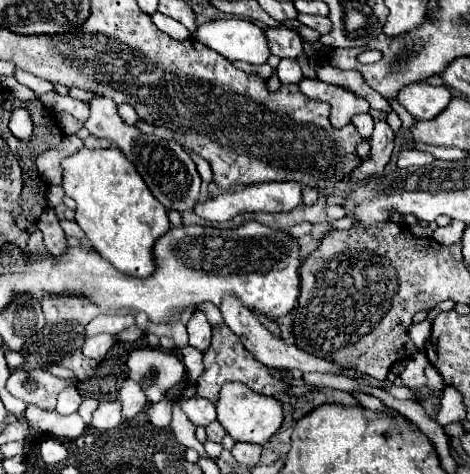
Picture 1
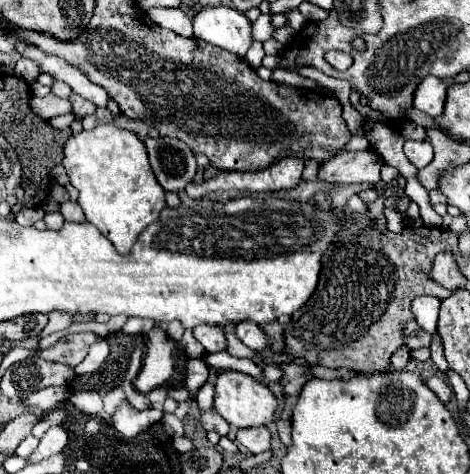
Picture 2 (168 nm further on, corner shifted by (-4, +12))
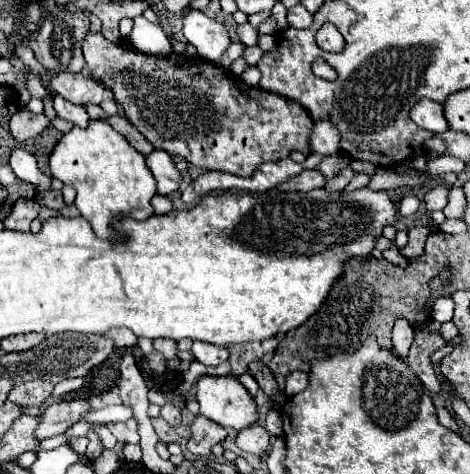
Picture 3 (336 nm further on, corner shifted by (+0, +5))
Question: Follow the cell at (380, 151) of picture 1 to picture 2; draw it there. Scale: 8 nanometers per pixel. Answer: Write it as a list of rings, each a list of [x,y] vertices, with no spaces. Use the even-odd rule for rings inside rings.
[[[365,150],[361,154],[341,152],[341,154],[335,154],[331,160],[325,160],[319,164],[317,178],[323,182],[337,182],[337,184],[355,184],[355,182],[377,184],[377,182],[381,182],[381,168],[383,166],[385,166],[385,162],[373,150]]]

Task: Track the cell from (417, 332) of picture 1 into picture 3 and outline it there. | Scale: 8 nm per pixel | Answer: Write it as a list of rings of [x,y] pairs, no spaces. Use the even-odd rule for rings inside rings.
[[[439,297],[437,303],[433,305],[433,313],[431,317],[439,323],[445,323],[445,321],[451,321],[453,317],[453,301],[449,297]]]

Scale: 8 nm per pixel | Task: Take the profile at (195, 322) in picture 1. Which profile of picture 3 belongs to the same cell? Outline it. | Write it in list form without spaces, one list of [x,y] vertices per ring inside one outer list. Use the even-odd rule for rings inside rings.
[[[193,341],[193,355],[197,361],[201,361],[203,365],[219,365],[229,357],[229,351],[223,347],[213,347],[209,343],[197,343]]]

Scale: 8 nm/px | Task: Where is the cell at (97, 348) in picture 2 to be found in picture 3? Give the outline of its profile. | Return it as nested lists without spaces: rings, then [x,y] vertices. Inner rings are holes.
[[[77,377],[77,379],[69,379],[69,381],[65,379],[65,381],[61,381],[61,383],[55,385],[53,397],[59,397],[59,395],[71,393],[71,391],[77,391],[79,387],[83,387],[83,383],[85,383],[85,377]]]

